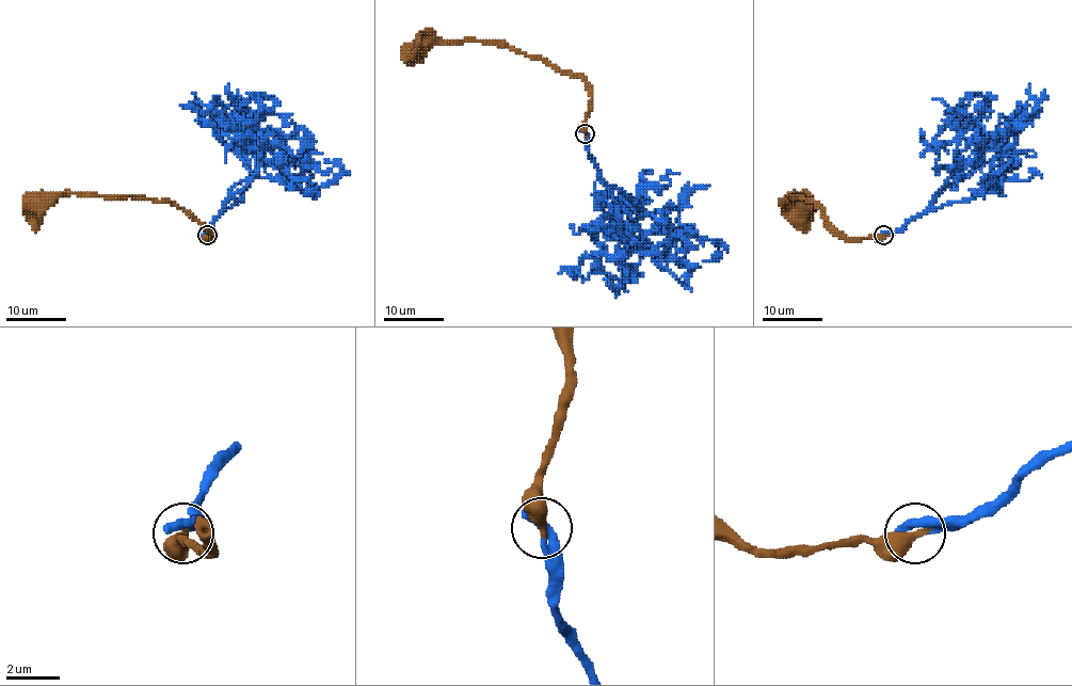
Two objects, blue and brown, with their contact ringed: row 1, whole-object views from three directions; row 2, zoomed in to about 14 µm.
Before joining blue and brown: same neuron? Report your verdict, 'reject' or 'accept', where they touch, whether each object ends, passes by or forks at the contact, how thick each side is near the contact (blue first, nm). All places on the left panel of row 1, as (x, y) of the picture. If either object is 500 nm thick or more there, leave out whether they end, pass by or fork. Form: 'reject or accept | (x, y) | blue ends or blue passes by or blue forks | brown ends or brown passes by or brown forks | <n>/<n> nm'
accept | (207, 235) | 440/500 nm

